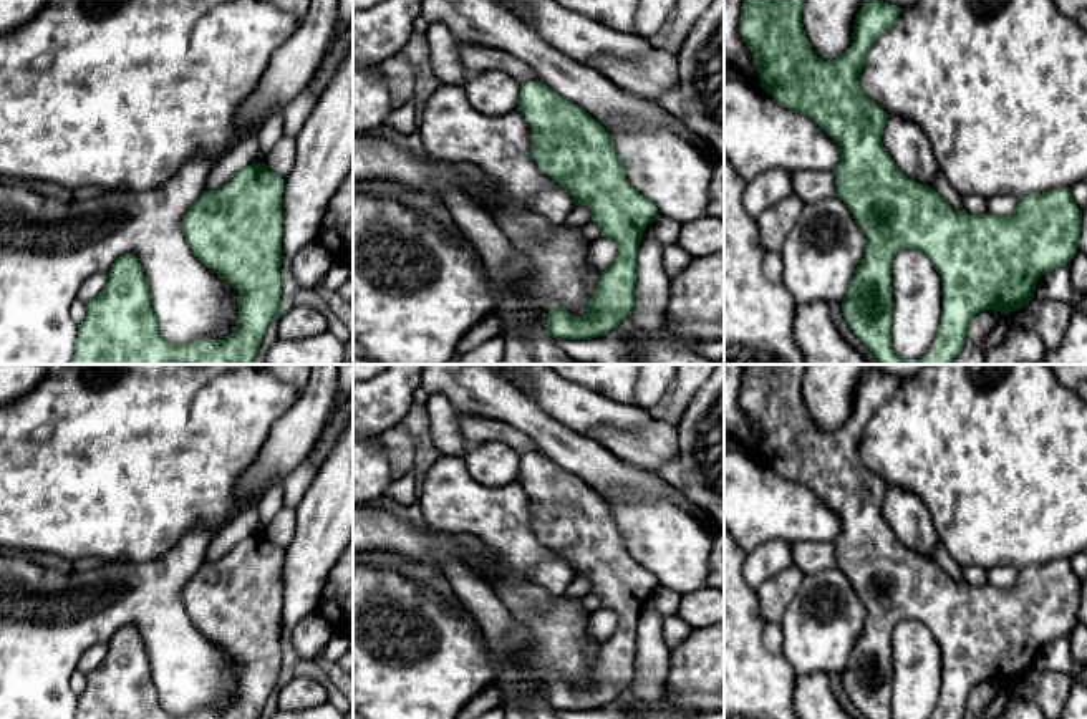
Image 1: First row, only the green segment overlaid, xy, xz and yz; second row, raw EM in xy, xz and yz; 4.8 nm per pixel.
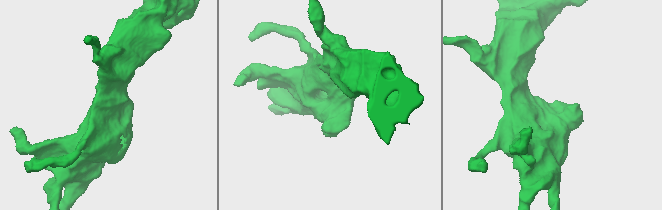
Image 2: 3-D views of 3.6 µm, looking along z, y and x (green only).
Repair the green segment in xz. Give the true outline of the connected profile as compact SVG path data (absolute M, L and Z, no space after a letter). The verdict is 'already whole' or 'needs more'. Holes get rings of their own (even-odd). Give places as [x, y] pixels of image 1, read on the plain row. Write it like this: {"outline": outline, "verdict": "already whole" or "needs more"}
{"outline": "M534 451L522 454L517 482L532 502L532 527L540 542L558 553L573 568L575 577L587 577L592 581L592 591L600 596L601 608L616 613L616 630L600 643L588 683L583 688L575 688L553 676L548 683L545 704L555 711L592 711L606 706L633 681L640 613L659 583L628 553L610 505L583 479Z", "verdict": "already whole"}

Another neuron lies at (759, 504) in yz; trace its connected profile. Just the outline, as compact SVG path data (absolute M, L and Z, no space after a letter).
M724 451L724 527L746 552L774 538L832 542L840 533L837 514L812 490L777 474L764 459Z

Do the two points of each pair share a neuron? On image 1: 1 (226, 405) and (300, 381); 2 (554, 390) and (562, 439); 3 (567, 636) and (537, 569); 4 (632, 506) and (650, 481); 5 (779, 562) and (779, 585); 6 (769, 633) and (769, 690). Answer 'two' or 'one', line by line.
1: two
2: two
3: two
4: two
5: two
6: two

